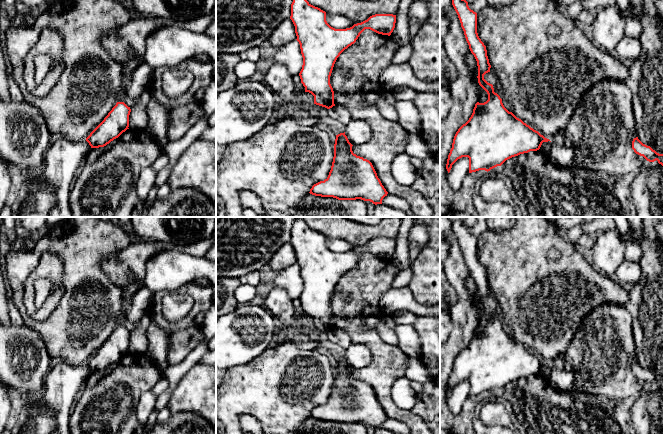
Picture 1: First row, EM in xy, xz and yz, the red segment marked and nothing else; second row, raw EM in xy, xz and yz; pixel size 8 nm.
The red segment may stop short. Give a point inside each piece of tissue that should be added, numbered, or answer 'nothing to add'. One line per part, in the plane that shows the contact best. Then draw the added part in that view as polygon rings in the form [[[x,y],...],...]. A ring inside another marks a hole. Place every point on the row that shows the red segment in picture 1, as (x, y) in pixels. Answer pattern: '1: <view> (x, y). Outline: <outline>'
nothing to add

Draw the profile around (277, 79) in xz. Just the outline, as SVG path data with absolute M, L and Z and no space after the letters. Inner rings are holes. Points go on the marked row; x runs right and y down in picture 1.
M269 63L263 83L275 94L280 102L305 101L314 104L314 96L309 93L300 93L295 89L293 77L283 64Z

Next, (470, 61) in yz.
M471 51L464 58L465 64L467 65L468 69L476 76L478 76L478 66L477 61Z

